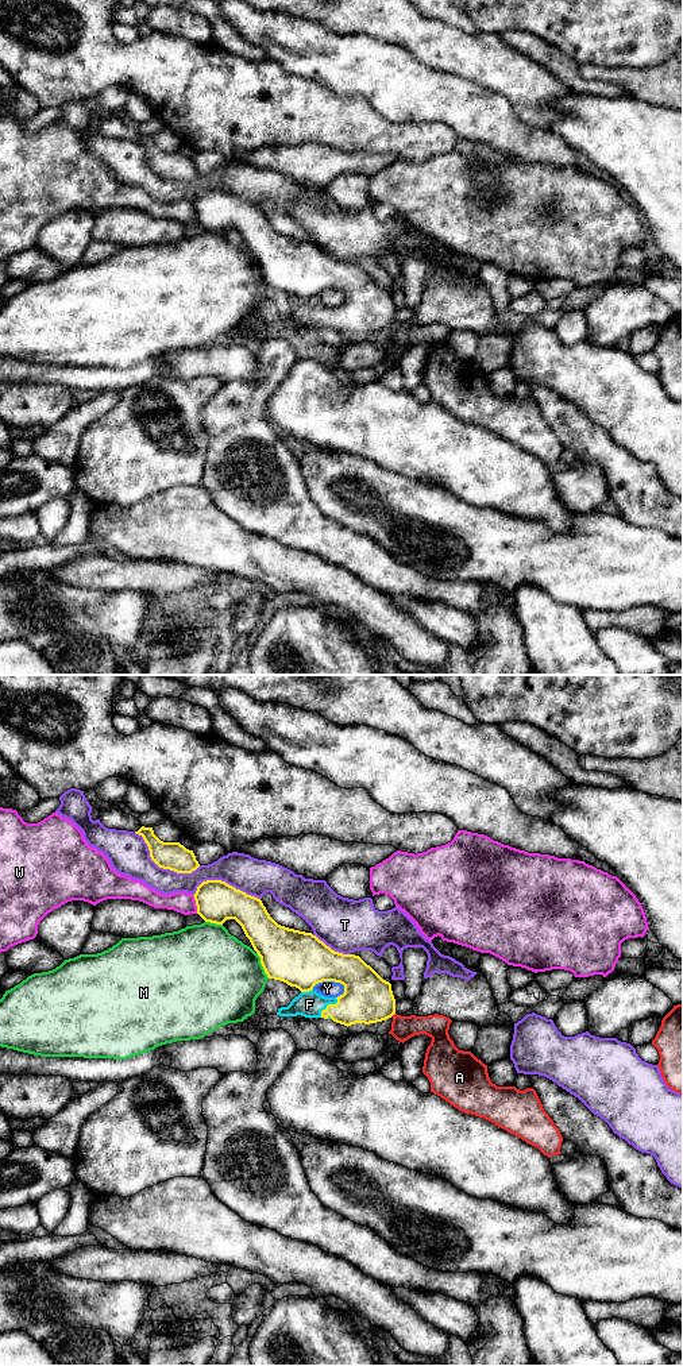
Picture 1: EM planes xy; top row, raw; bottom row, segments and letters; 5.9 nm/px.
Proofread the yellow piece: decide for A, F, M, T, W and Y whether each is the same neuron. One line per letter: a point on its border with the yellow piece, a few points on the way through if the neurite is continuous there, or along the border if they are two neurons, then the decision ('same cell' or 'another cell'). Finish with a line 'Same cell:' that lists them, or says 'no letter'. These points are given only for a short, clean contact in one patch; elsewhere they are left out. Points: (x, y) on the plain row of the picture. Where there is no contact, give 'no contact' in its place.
A: meets yellow in xy at (393, 323); another cell
F: meets yellow in xy at (328, 313); runs through xy (367, 307), (358, 313), (328, 313), (309, 313); same cell
M: meets yellow in xy at (262, 274); another cell
T: meets yellow in xy at (162, 176); another cell
W: meets yellow in xy at (196, 213); another cell
Y: meets yellow in xy at (331, 289); another cell
Same cell: F

